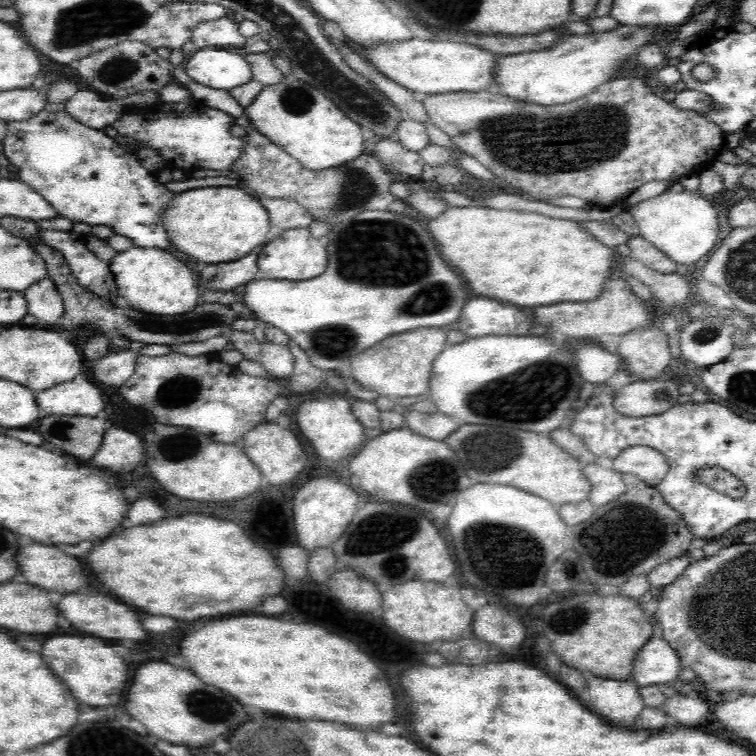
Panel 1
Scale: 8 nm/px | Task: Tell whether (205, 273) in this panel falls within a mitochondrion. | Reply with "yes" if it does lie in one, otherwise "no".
no

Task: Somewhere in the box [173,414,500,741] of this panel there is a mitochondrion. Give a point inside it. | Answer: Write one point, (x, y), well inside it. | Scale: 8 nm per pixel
(212, 708)

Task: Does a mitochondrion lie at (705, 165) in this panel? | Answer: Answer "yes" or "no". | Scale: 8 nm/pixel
no

